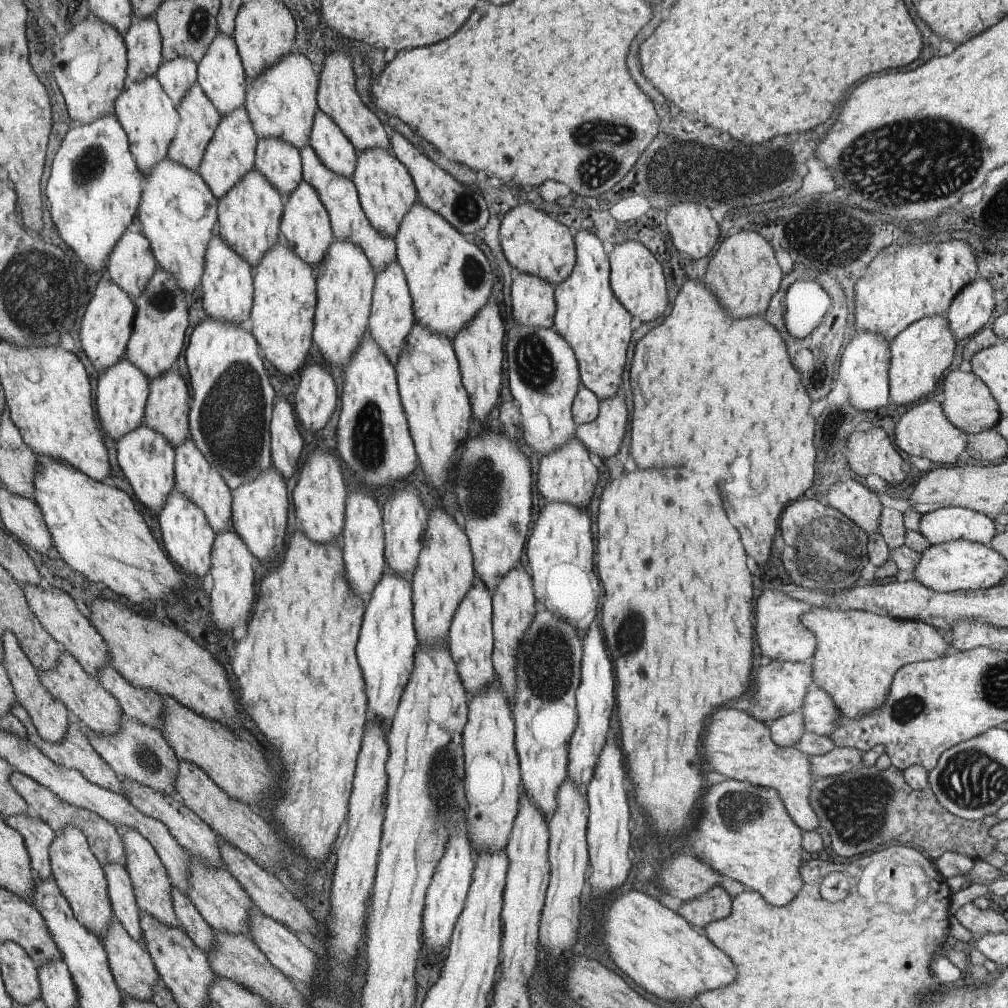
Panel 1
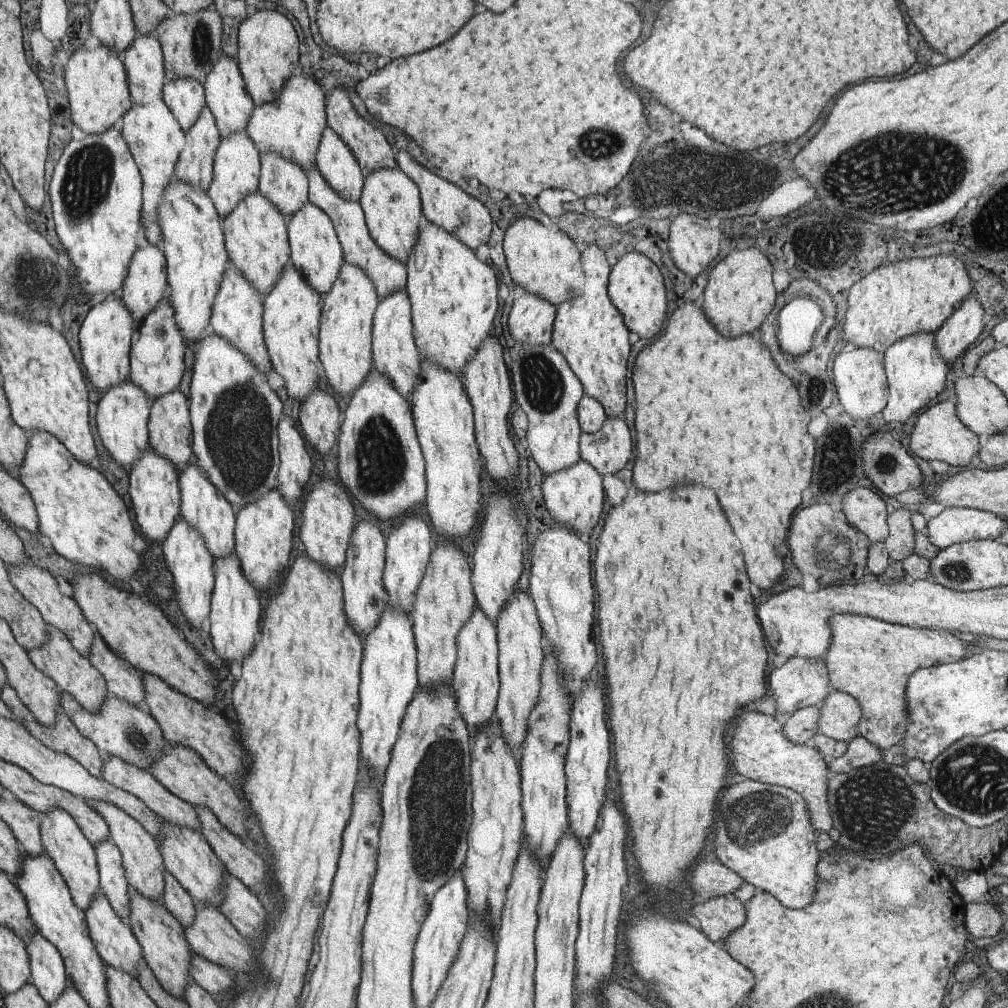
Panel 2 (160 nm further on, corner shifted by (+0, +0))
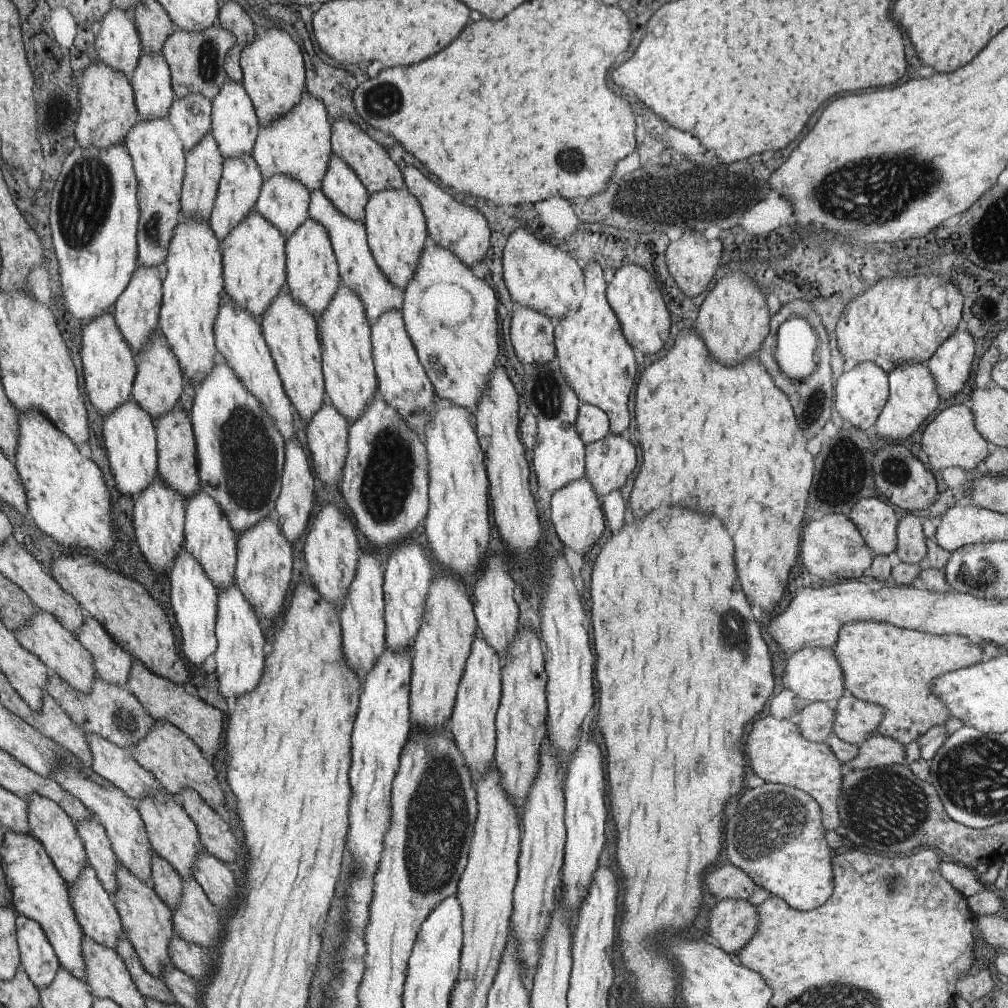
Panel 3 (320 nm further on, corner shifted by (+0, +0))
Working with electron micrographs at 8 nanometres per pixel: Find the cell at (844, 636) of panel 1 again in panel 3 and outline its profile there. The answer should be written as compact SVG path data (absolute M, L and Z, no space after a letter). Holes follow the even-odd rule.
M874 621L841 624L832 652L843 676L845 692L883 708L875 734L903 745L950 718L945 706L929 694L931 682L945 672L965 668L985 658L980 644L972 644L965 636L933 635Z

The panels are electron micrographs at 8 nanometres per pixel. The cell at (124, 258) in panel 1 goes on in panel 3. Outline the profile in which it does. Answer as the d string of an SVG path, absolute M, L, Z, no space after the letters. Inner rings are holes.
M138 265L133 272L131 282L124 289L124 293L119 297L111 308L113 317L116 318L117 328L124 334L124 340L128 348L133 348L133 352L139 352L149 343L149 336L157 331L159 324L160 305L163 303L163 273L161 266Z

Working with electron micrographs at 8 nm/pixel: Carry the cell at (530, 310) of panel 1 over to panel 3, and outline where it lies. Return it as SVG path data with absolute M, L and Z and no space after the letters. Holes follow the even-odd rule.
M513 303L508 326L509 342L523 366L545 364L555 359L551 318Z

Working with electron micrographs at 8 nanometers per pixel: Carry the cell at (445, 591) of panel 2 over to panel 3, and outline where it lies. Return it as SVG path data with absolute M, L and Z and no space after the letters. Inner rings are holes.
M435 576L433 588L429 588L429 600L425 600L425 624L421 624L421 632L416 633L413 645L412 694L409 695L409 705L412 710L413 724L425 730L442 730L446 728L449 714L452 714L456 689L465 667L467 658L471 655L475 620L473 606L461 586L457 576Z

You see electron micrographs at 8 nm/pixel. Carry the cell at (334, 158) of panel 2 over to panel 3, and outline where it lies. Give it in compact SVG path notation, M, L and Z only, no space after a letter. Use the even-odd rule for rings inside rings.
M341 156L329 160L320 190L349 220L364 223L368 190Z

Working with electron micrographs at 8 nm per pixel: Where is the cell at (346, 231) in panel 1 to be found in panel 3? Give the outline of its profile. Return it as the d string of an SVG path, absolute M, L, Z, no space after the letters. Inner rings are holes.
M320 188L313 190L311 194L309 218L317 220L317 224L324 225L325 229L328 230L332 242L332 250L336 254L336 264L339 266L340 282L343 282L343 286L351 288L361 298L361 301L364 302L369 324L373 324L375 320L380 319L391 308L401 309L404 290L392 284L392 281L385 276L383 270L376 264L376 260L368 248L367 234L365 233L363 223L359 220L349 220L344 213L341 213L324 196Z

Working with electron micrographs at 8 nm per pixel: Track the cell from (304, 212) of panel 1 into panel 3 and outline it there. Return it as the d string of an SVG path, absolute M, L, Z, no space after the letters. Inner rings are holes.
M309 218L287 240L288 283L286 291L297 304L303 305L312 316L319 318L336 295L337 288L340 287L339 266L336 264L336 254L333 253L328 230L324 225L317 224L317 220Z

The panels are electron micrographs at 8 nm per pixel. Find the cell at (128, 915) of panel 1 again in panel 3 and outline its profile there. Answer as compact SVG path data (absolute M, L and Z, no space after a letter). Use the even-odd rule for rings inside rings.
M96 818L75 822L81 841L84 842L85 855L88 857L88 866L93 868L96 877L108 895L113 898L117 890L117 860L111 850L109 838L105 830L98 824Z

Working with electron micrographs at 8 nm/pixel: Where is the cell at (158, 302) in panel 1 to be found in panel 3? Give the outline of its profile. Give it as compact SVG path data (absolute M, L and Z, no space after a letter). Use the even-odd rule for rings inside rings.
M154 331L153 335L149 336L149 343L145 344L145 348L137 352L136 383L133 384L131 399L149 416L153 416L153 419L159 418L165 415L165 412L169 412L175 406L175 402L179 402L179 394L183 390L181 382L183 382L183 370L175 354L169 348L165 336Z

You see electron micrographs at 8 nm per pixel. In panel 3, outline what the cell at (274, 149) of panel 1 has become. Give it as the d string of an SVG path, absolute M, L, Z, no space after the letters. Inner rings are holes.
M277 174L263 180L254 210L288 239L307 219L307 200L311 194L300 181Z

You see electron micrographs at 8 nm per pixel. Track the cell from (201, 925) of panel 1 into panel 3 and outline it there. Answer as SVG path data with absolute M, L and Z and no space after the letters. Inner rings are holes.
M153 853L152 859L152 880L150 886L156 892L156 896L164 902L171 910L177 906L181 896L182 880L177 872L157 854Z

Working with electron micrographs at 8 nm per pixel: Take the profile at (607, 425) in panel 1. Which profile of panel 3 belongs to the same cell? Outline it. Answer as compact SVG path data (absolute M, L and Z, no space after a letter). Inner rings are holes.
M608 433L584 446L584 476L599 499L611 490L619 490L635 470L635 464L633 444L619 434Z

